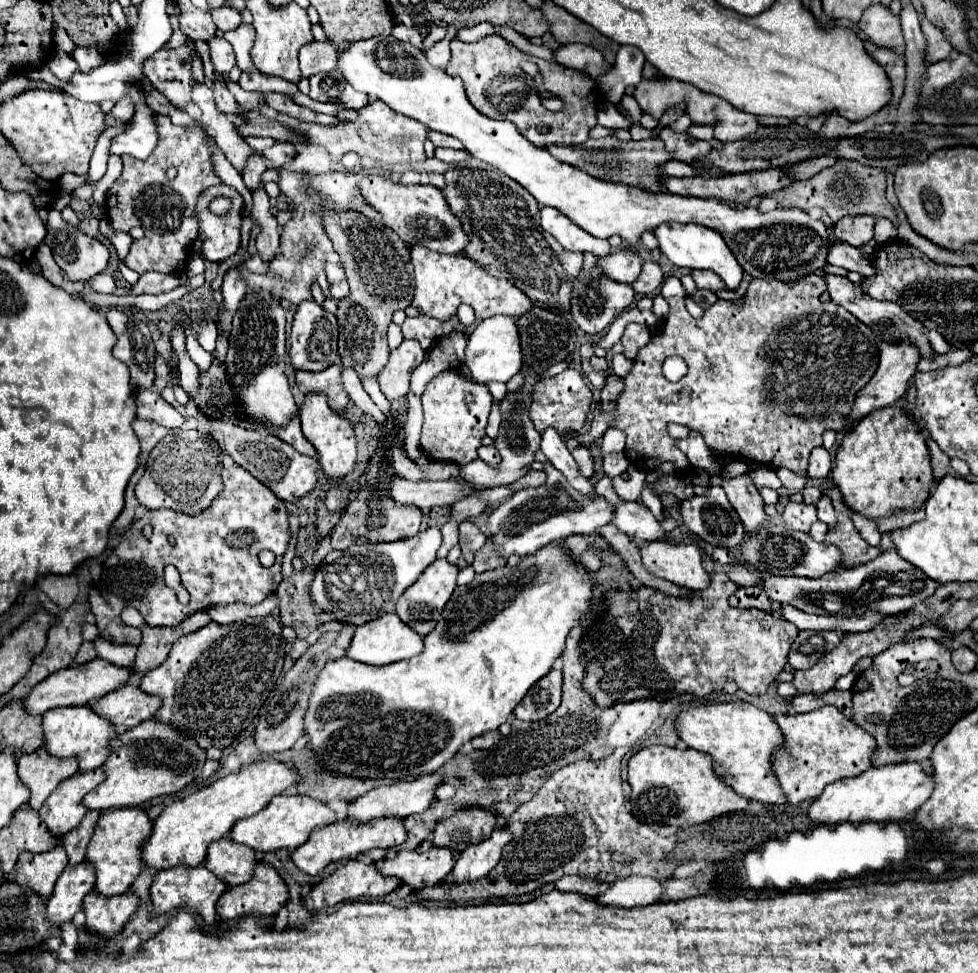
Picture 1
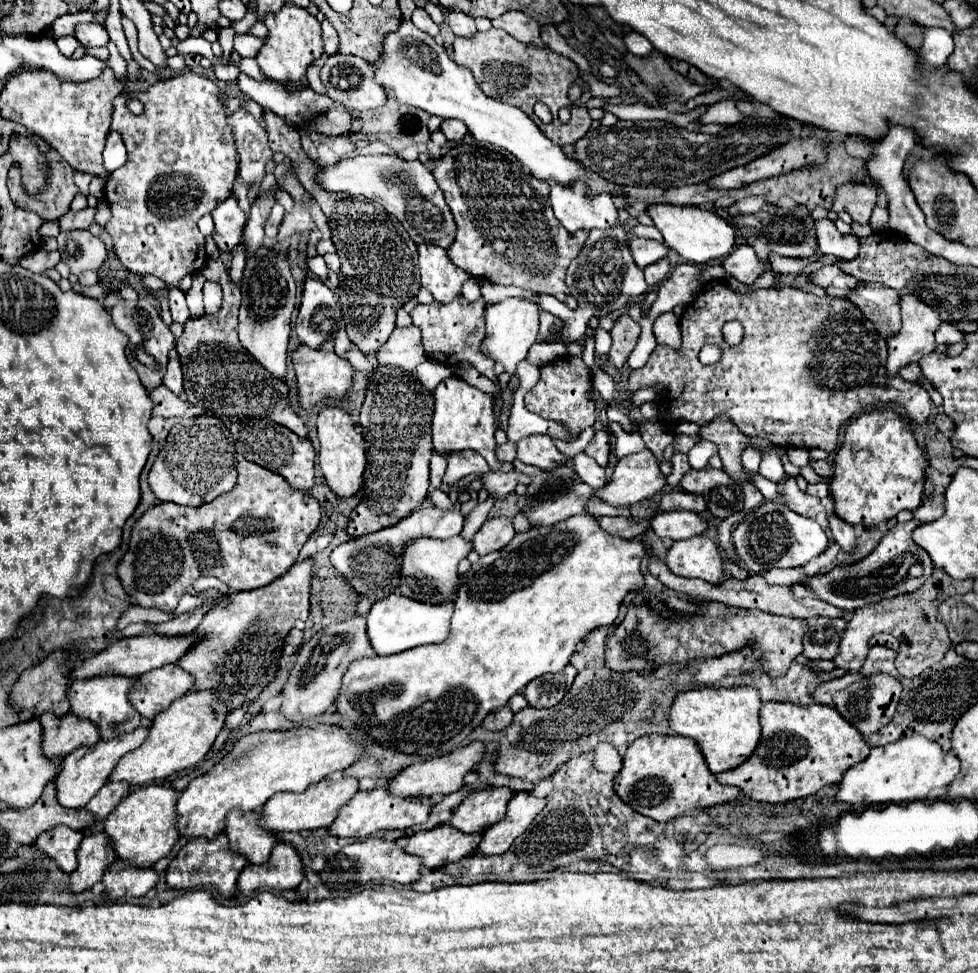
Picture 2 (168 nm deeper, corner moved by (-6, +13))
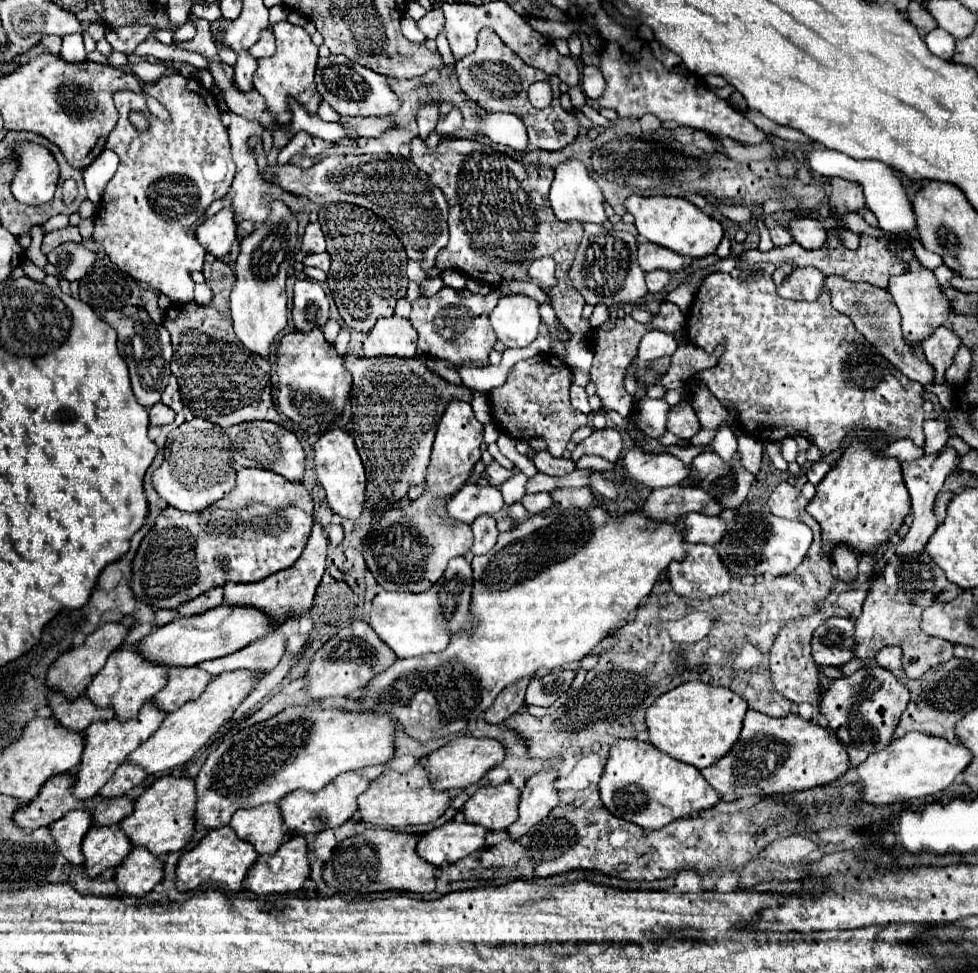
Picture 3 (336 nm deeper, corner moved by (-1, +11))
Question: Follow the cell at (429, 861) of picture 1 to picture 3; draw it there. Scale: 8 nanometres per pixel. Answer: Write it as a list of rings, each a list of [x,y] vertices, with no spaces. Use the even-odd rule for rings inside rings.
[[[448,822],[444,826],[438,826],[438,828],[426,832],[420,838],[416,852],[420,858],[424,858],[426,862],[432,862],[436,868],[440,868],[444,862],[454,864],[460,858],[466,858],[474,852],[484,850],[486,834],[488,834],[488,830],[478,824]]]

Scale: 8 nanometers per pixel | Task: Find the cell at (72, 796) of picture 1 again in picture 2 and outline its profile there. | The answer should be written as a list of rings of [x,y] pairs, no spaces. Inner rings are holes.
[[[141,726],[139,730],[131,732],[131,734],[123,734],[121,738],[113,738],[113,740],[99,740],[95,746],[89,748],[77,748],[75,752],[71,752],[63,762],[61,762],[61,770],[59,776],[55,778],[55,786],[57,786],[57,802],[63,808],[73,808],[79,810],[83,808],[107,782],[107,776],[113,772],[115,764],[121,760],[121,756],[129,750],[135,750],[137,746],[141,746],[141,742],[147,738],[147,726]]]

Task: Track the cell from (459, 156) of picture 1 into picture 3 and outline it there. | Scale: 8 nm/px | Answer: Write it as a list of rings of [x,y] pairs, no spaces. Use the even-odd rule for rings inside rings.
[[[420,104],[418,112],[416,112],[416,122],[418,122],[418,130],[420,130],[420,138],[426,140],[428,134],[436,128],[436,122],[440,118],[438,106],[436,104]]]

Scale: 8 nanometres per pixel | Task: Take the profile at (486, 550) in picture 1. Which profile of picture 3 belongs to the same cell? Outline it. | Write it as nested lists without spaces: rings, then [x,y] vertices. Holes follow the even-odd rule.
[[[488,514],[476,518],[476,522],[472,524],[472,532],[474,532],[472,554],[486,554],[488,550],[492,550],[496,544],[496,538],[500,534],[496,528],[496,520]]]

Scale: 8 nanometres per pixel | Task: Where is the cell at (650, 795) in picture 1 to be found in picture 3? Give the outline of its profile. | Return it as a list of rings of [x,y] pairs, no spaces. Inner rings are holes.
[[[616,740],[610,748],[600,778],[600,800],[610,814],[644,830],[664,828],[672,820],[708,810],[720,802],[716,790],[702,778],[698,768],[678,762],[648,742],[638,740]]]

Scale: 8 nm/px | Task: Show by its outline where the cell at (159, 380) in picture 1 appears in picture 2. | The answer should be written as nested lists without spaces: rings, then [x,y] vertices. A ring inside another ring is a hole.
[[[173,354],[173,356],[169,358],[163,384],[165,384],[171,392],[175,392],[175,394],[181,394],[181,390],[183,390],[183,372],[181,372],[181,362],[179,362],[179,356],[177,356],[177,354]]]

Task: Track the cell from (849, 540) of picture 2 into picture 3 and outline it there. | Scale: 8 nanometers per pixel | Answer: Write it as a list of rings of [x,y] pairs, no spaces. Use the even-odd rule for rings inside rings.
[[[836,546],[832,560],[836,564],[838,570],[838,580],[842,582],[856,582],[856,574],[858,574],[858,554],[854,554],[848,546]]]

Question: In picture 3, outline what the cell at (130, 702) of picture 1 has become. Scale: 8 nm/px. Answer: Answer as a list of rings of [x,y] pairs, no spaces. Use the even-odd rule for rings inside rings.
[[[196,666],[190,668],[172,668],[170,670],[170,682],[164,690],[160,690],[154,696],[154,702],[162,706],[164,712],[178,710],[184,702],[196,700],[212,680],[210,674],[204,670],[198,670]]]

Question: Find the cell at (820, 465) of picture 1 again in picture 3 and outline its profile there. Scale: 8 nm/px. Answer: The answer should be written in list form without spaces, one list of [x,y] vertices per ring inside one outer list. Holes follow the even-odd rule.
[[[818,460],[818,462],[814,462],[814,464],[808,468],[808,472],[806,472],[808,482],[816,486],[816,484],[830,472],[830,468],[832,468],[832,466],[830,466],[826,460]]]

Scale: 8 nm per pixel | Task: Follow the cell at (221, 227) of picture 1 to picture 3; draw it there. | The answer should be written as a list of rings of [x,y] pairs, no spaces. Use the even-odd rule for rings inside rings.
[[[222,208],[218,214],[210,216],[204,224],[196,228],[196,238],[208,254],[216,258],[226,256],[236,242],[236,224],[232,210]]]

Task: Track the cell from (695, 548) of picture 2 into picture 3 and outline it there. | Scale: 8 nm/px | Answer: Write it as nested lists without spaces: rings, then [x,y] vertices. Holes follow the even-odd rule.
[[[690,544],[686,560],[668,566],[668,580],[678,596],[708,600],[726,594],[732,578],[712,546]]]

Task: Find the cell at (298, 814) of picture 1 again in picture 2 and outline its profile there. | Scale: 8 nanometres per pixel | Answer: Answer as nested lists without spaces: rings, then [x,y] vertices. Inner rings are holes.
[[[341,778],[337,782],[321,780],[317,784],[311,784],[305,792],[291,794],[275,794],[271,800],[267,800],[265,810],[259,816],[259,826],[265,828],[271,834],[279,832],[301,832],[301,830],[315,830],[315,828],[327,828],[335,820],[335,814],[341,806],[345,806],[357,792],[357,780],[355,778]]]

